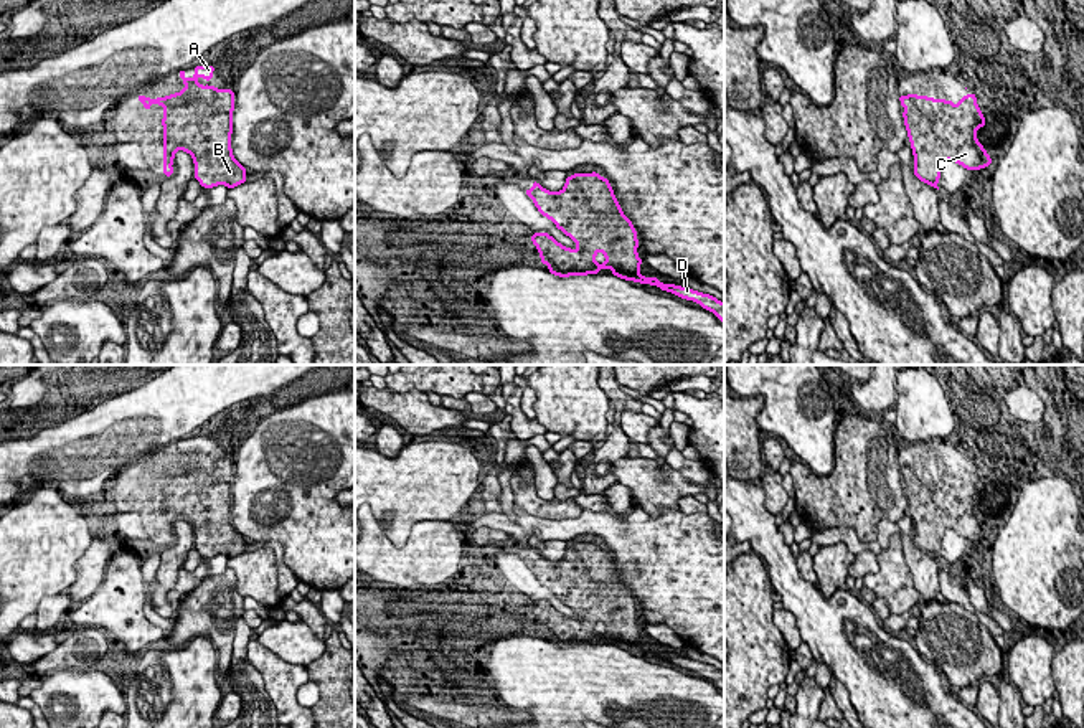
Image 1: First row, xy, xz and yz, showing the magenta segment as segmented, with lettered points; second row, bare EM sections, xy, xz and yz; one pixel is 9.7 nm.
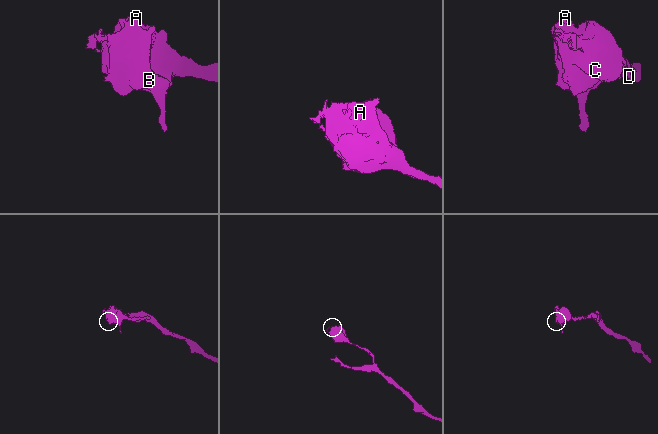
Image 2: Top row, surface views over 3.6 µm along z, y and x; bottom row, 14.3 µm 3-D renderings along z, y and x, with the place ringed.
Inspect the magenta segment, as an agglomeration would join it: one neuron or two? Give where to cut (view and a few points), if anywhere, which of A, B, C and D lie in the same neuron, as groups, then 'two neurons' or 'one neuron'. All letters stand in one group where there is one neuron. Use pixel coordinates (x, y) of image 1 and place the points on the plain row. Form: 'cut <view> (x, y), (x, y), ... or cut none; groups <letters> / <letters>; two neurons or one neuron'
cut none; groups A B C D; one neuron

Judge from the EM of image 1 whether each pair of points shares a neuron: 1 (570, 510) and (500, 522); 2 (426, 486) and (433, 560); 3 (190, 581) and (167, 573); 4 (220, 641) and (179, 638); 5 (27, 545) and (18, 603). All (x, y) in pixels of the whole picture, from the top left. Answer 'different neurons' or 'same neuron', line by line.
1: different neurons
2: different neurons
3: different neurons
4: same neuron
5: same neuron

